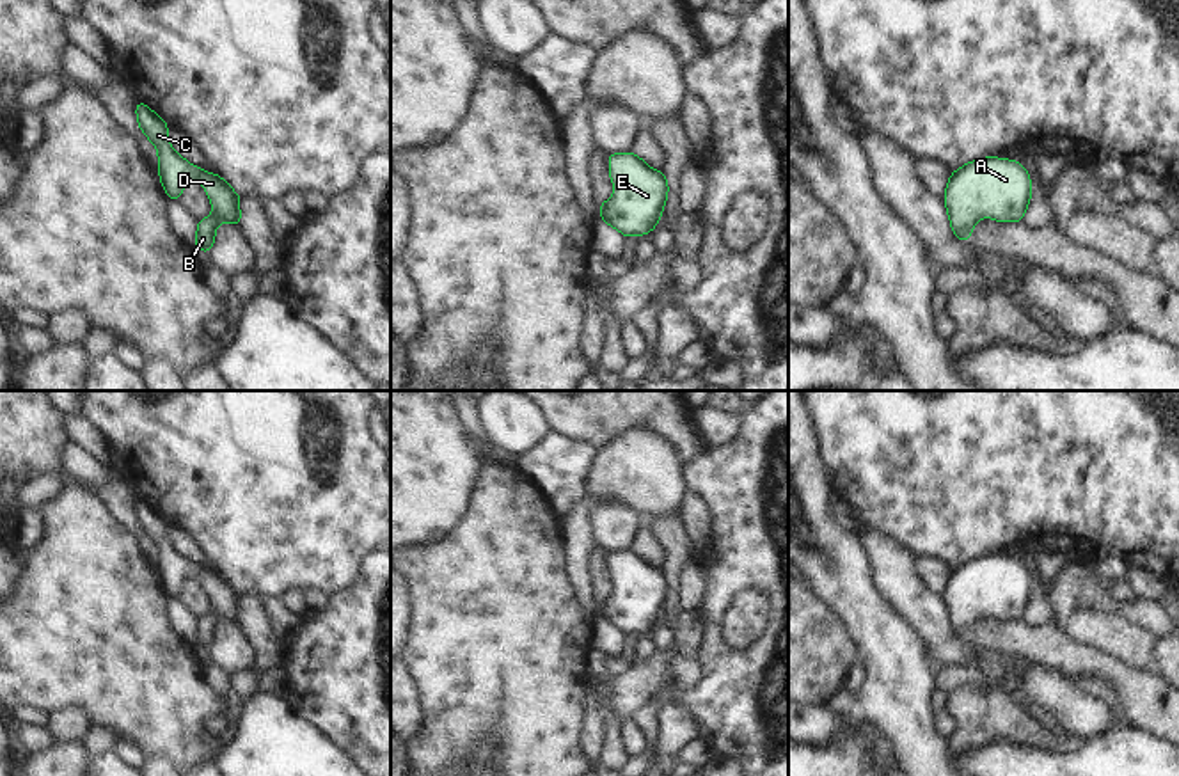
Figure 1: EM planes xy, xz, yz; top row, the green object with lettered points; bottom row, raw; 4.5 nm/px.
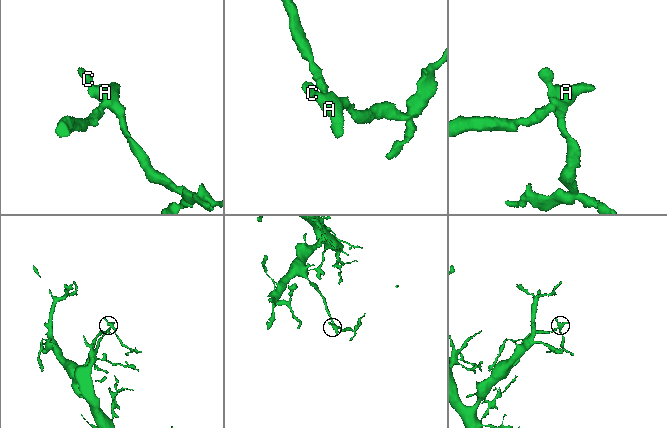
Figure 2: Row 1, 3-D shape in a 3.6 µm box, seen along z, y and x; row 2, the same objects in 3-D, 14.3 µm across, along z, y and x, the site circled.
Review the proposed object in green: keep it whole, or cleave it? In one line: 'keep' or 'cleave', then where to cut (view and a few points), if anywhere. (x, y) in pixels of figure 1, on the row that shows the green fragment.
keep; cut none

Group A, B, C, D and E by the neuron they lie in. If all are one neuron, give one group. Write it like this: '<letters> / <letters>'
A B C D E

